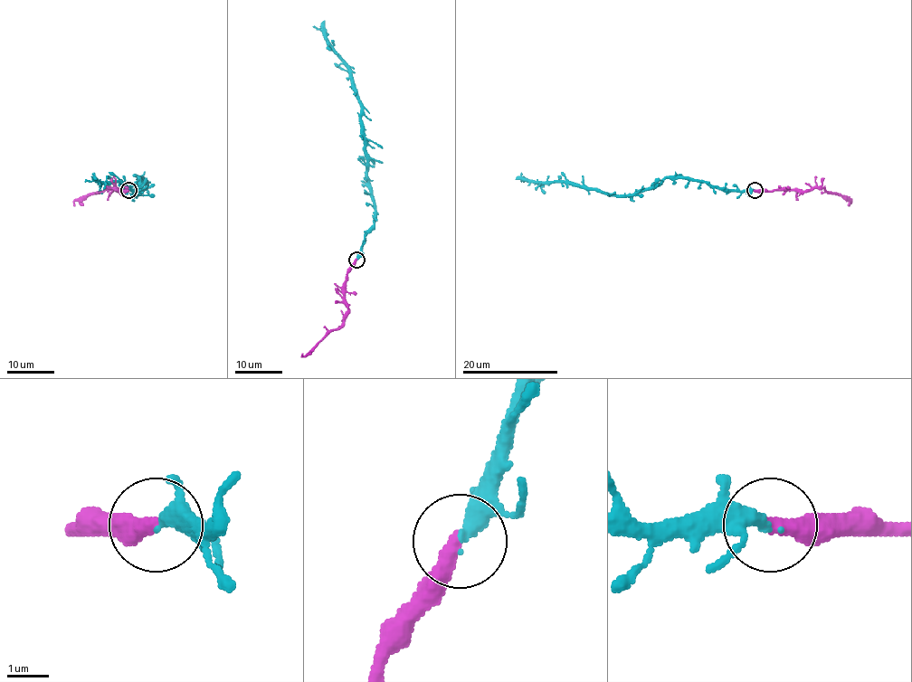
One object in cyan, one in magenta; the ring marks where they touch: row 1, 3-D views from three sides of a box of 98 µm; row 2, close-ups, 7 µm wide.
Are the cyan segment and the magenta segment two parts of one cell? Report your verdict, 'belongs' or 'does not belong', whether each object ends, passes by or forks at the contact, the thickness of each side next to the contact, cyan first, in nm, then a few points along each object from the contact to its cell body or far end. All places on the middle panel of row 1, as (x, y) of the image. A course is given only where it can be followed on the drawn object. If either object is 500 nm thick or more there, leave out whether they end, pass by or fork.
belongs; cyan ends there; magenta ends there; 360 nm thick on the cyan side, 400 nm on the other; cyan runs (357, 260), (364, 233), (374, 223), (375, 209), (366, 169), (360, 105), (350, 67), (326, 36), (313, 26); magenta runs (356, 260), (347, 273), (345, 287), (347, 315), (345, 321), (328, 332), (304, 355), (302, 353)

